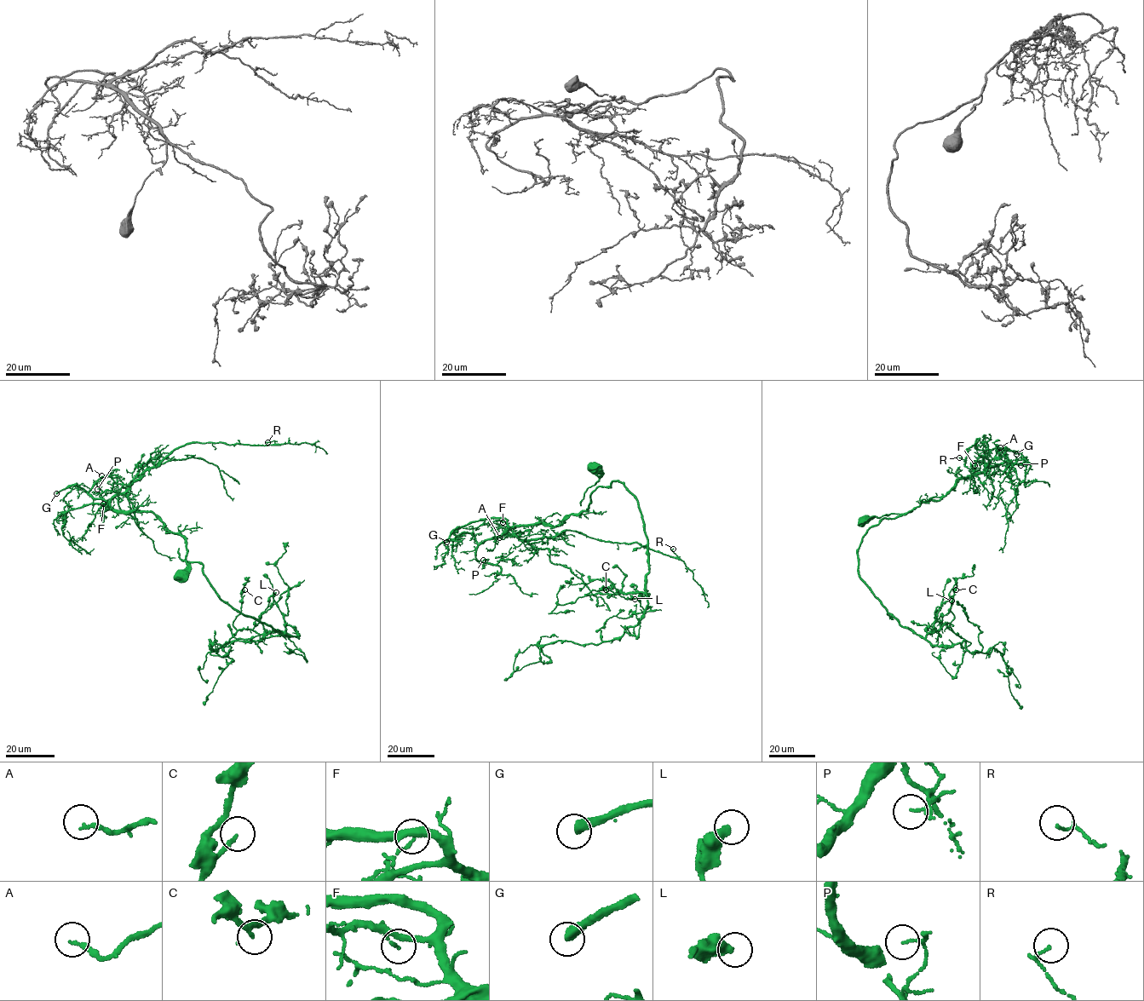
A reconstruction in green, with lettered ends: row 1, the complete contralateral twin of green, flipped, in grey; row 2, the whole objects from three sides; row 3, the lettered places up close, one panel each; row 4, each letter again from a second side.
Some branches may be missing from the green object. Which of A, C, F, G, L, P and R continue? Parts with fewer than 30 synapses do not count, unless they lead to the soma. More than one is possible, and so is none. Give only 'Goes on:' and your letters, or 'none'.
Goes on: G

